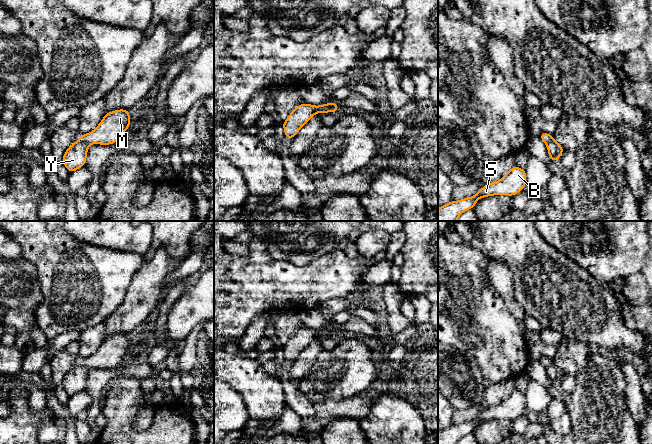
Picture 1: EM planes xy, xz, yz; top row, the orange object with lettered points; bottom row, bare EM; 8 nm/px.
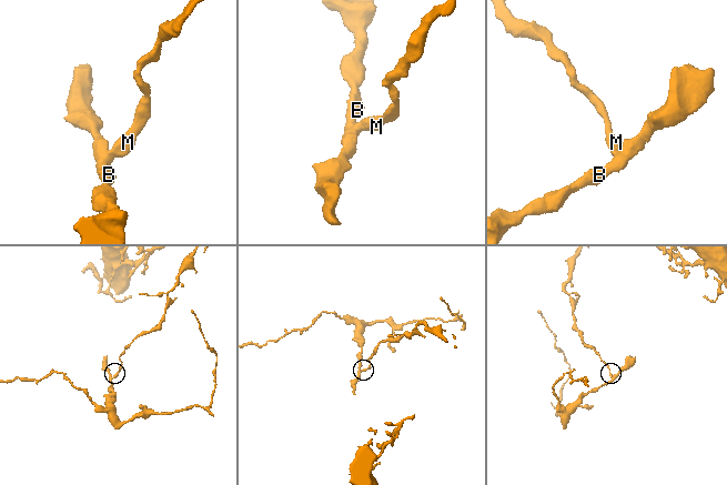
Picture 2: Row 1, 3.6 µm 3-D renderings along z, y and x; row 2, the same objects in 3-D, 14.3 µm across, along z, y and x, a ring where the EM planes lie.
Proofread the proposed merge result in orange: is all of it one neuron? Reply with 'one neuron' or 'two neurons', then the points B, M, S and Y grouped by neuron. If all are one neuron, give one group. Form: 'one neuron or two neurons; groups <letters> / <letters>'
two neurons; groups B S Y / M

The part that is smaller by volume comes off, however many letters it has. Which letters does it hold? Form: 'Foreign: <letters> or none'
Foreign: B, S, Y

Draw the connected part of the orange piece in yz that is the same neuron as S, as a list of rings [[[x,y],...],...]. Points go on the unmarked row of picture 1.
[[[514,389],[500,404],[484,409],[474,420],[466,421],[438,432],[438,444],[457,444],[469,433],[474,433],[480,422],[493,419],[513,421],[523,415],[526,409],[526,394]]]

